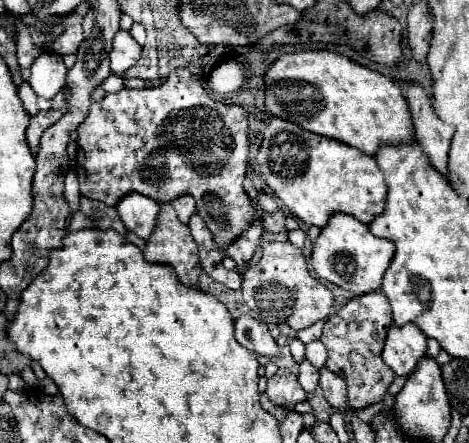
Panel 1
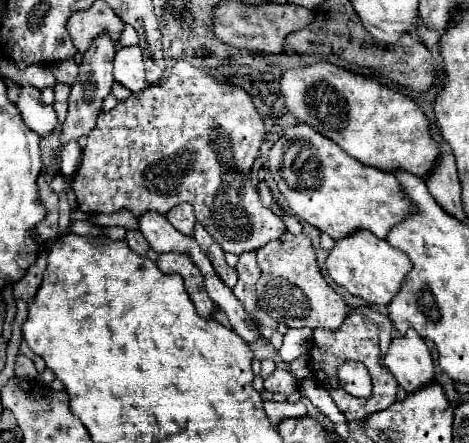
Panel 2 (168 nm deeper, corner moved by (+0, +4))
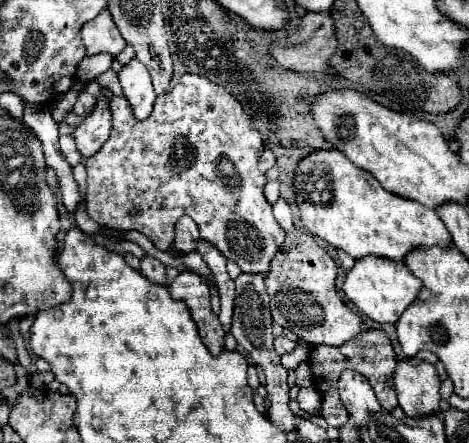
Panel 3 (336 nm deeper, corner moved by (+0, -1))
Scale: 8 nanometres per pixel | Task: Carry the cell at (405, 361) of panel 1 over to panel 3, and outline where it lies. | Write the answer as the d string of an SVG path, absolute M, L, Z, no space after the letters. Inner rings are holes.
M400 359L394 371L398 405L408 417L438 413L440 379L432 363Z

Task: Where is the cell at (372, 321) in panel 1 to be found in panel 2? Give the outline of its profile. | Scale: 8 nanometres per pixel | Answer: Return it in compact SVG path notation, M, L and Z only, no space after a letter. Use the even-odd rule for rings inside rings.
M374 308L352 310L352 314L346 318L346 322L338 330L322 330L322 328L314 330L314 346L310 350L312 374L314 374L314 378L318 378L318 382L322 382L322 386L326 386L328 394L332 396L338 410L346 416L348 422L362 420L362 418L366 418L366 414L386 410L390 404L396 402L398 382L394 380L390 370L384 366L384 356L386 356L388 346L392 342L392 332L394 332L394 326L392 326L390 318L386 314L374 310ZM348 360L362 362L370 370L374 392L368 400L354 398L348 392L344 392L342 388L338 388L338 378L336 378L338 366L348 362Z

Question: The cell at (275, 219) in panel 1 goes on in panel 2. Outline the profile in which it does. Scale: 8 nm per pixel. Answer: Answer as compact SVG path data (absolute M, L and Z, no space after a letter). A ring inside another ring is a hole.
M180 60L174 64L170 76L166 82L160 82L156 86L148 86L144 92L140 94L132 94L128 100L122 100L116 104L116 108L108 110L108 112L102 112L98 116L98 124L96 128L88 134L88 142L86 142L86 148L82 152L82 164L80 164L80 174L76 174L74 178L74 192L76 192L76 198L78 198L78 208L86 214L114 214L114 212L120 212L120 210L130 210L134 218L140 218L142 214L146 212L158 212L158 214L166 214L170 208L182 204L182 202L188 202L194 206L194 212L196 212L196 220L206 228L206 232L222 246L224 252L232 252L232 254L244 254L246 250L250 252L256 252L260 250L262 246L266 246L266 242L272 242L272 240L278 240L284 232L286 232L286 226L284 222L270 210L266 208L262 202L260 202L260 196L258 196L258 190L252 186L252 164L258 156L258 150L260 150L260 144L264 142L266 138L266 128L264 128L264 120L262 116L256 112L254 104L252 104L252 98L248 96L246 90L242 90L240 86L230 86L230 84L224 84L220 80L216 80L214 76L202 72L200 68L194 68L192 64Z

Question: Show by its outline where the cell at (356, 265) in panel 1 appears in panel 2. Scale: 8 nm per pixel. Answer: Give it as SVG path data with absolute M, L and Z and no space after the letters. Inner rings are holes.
M362 230L336 242L336 248L326 258L326 268L330 278L338 286L344 286L352 296L360 296L374 306L388 306L410 272L410 258L406 258L406 254L390 246L386 240Z

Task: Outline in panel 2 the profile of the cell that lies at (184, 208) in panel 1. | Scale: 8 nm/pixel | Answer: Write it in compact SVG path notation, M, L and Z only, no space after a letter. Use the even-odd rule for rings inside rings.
M184 202L184 204L180 204L180 206L174 206L174 208L166 214L166 218L170 220L170 224L172 224L176 230L184 232L186 236L192 236L196 218L194 218L194 210L192 210L190 204Z

